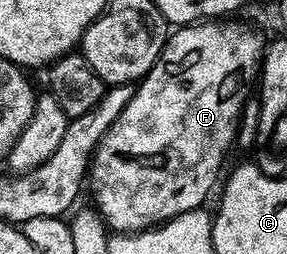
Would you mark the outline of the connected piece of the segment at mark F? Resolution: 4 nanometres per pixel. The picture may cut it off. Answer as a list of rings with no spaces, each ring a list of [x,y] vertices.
[[[211,19],[199,21],[192,25],[183,25],[175,28],[169,34],[166,46],[162,48],[162,54],[158,61],[150,68],[145,77],[137,82],[132,99],[128,99],[128,107],[120,111],[116,123],[100,139],[94,156],[90,159],[88,170],[88,189],[94,192],[93,208],[101,215],[103,221],[115,233],[140,233],[143,229],[152,229],[155,225],[161,225],[164,221],[170,221],[176,215],[187,213],[190,209],[197,209],[203,204],[202,200],[210,193],[214,180],[218,177],[218,168],[226,157],[230,145],[235,144],[236,134],[242,116],[242,109],[252,93],[252,86],[257,82],[259,72],[262,68],[262,51],[264,48],[264,37],[261,37],[254,29],[234,21],[238,19]]]

